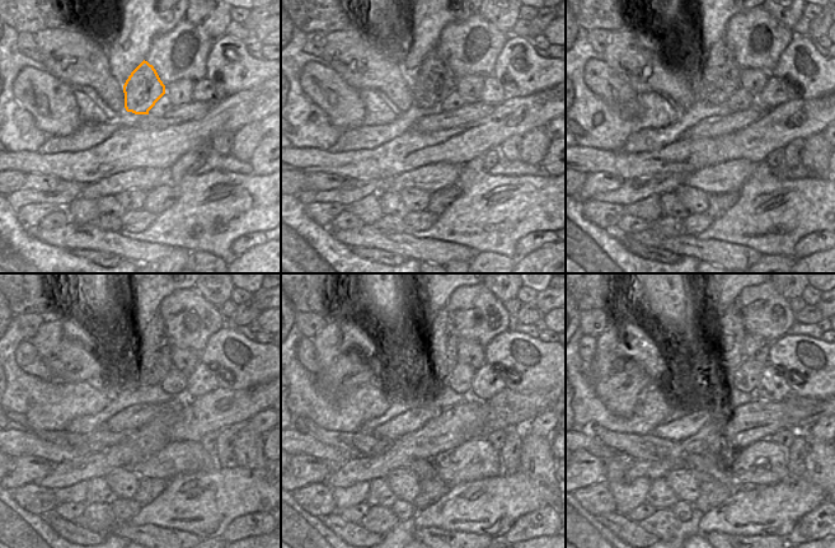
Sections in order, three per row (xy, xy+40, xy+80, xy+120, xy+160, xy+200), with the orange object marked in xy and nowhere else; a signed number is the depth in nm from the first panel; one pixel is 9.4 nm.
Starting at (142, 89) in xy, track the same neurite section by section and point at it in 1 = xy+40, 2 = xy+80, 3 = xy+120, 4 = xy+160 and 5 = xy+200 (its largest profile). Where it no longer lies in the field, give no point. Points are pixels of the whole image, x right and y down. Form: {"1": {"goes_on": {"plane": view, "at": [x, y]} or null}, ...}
{"1": {"goes_on": {"plane": "xy+40", "at": [434, 82]}}, "2": {"goes_on": {"plane": "xy+80", "at": [718, 80]}}, "3": {"goes_on": {"plane": "xy+120", "at": [155, 351]}}, "4": {"goes_on": {"plane": "xy+160", "at": [444, 338]}}, "5": {"goes_on": {"plane": "xy+200", "at": [730, 321]}}}

